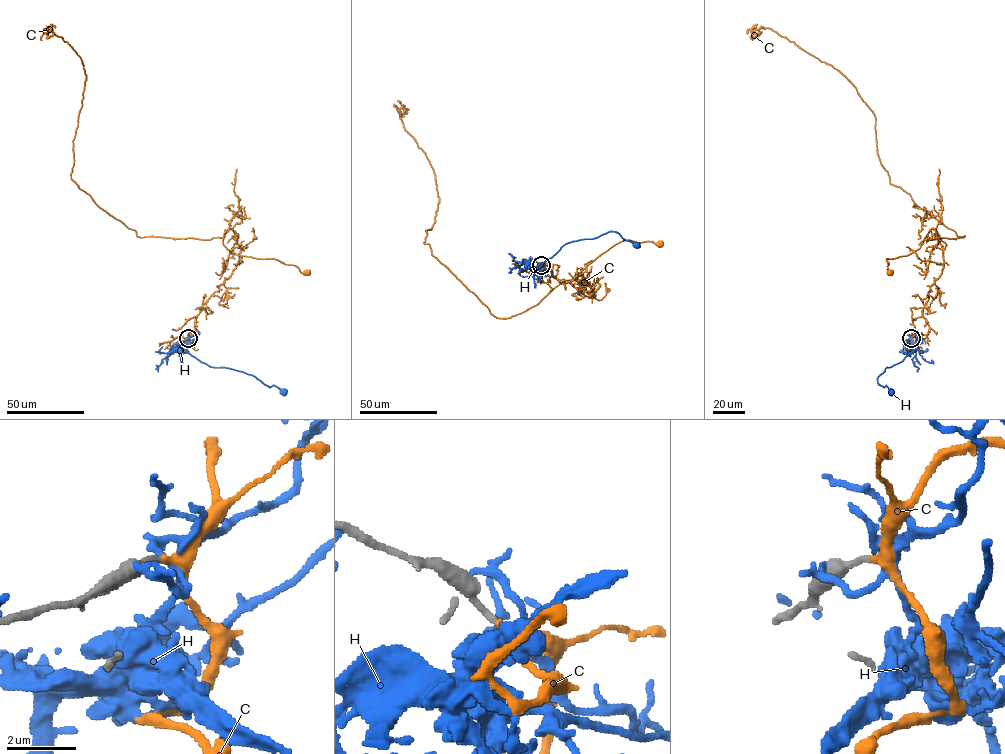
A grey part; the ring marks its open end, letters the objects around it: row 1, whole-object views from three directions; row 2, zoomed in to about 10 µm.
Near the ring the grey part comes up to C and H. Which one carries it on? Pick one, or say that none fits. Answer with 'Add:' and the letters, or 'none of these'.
Add: C

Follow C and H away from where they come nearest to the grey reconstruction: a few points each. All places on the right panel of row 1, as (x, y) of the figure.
C: (911, 338), (928, 332), (922, 308), (943, 267), (935, 230), (910, 254), (886, 259), (891, 272)
H: (911, 338), (916, 347), (901, 362), (885, 368), (877, 378), (878, 383), (886, 385), (890, 391)

